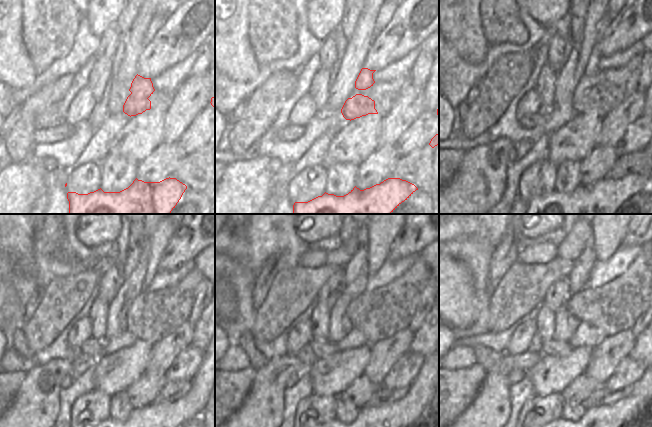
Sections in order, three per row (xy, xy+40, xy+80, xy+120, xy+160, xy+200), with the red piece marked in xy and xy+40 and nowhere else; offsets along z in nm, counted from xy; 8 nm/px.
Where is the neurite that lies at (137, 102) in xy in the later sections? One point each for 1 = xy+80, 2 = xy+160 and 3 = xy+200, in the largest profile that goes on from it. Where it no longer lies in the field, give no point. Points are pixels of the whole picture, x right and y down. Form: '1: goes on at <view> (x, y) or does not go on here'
1: goes on at xy+80 (592, 68)
2: goes on at xy+160 (381, 234)
3: goes on at xy+200 (608, 234)

